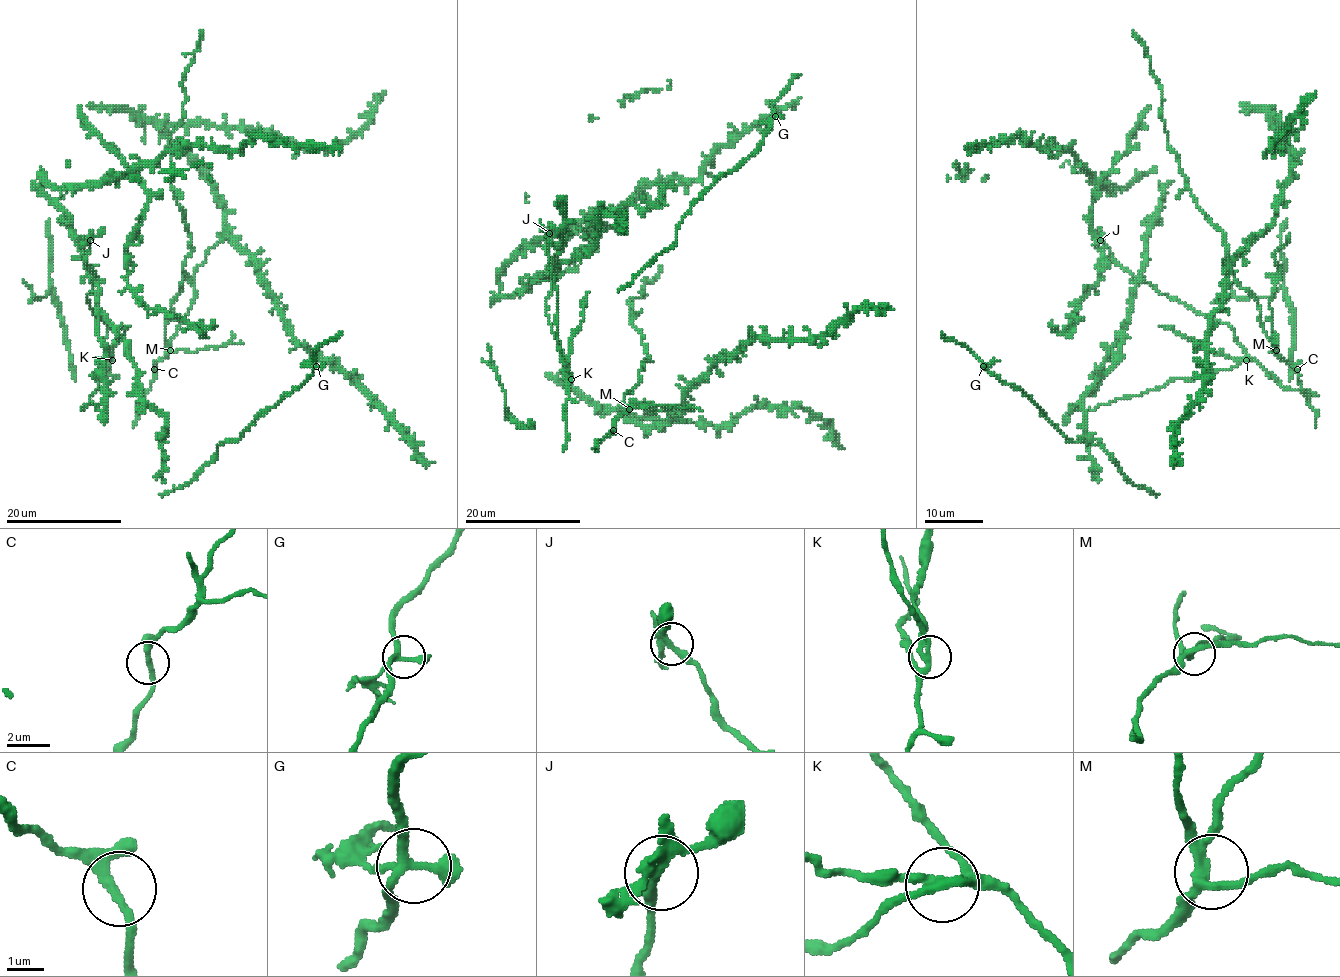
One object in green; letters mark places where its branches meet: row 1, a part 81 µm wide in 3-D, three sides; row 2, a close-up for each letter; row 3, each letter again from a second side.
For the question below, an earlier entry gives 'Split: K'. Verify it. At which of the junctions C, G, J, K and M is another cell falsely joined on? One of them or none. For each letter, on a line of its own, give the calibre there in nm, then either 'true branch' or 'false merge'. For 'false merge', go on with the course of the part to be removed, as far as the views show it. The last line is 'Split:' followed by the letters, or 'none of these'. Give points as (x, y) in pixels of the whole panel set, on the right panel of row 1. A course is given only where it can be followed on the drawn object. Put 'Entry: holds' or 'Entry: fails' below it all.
C: calibre 240 nm; true branch
G: calibre 240 nm; true branch
J: calibre 280 nm; true branch
K: calibre 240 nm; false merge; course (1247, 360), (1231, 369), (1200, 374), (1196, 379), (1171, 379), (1161, 388), (1119, 398), (1086, 411)
M: calibre 240 nm; true branch
Split: K
Entry: holds

